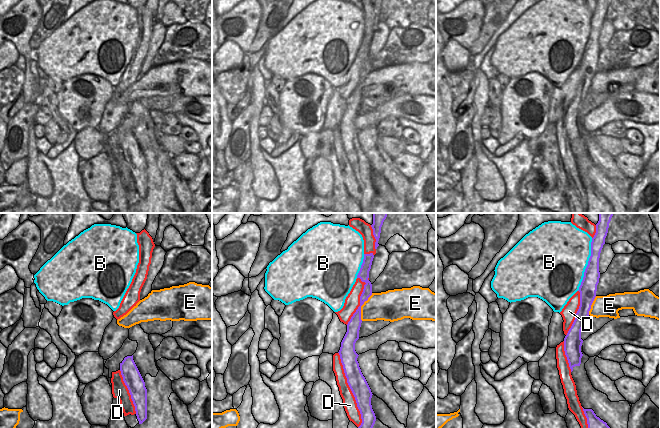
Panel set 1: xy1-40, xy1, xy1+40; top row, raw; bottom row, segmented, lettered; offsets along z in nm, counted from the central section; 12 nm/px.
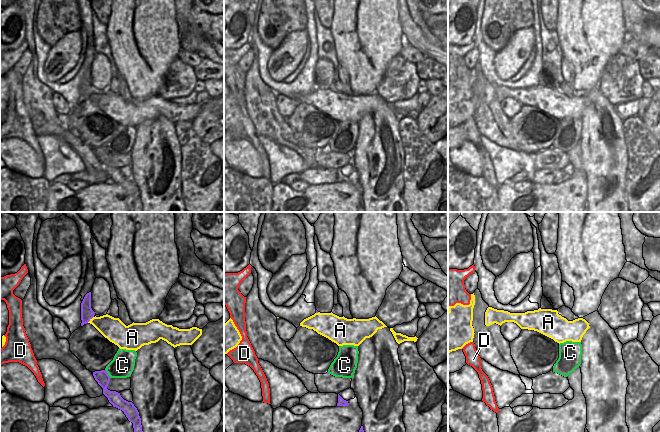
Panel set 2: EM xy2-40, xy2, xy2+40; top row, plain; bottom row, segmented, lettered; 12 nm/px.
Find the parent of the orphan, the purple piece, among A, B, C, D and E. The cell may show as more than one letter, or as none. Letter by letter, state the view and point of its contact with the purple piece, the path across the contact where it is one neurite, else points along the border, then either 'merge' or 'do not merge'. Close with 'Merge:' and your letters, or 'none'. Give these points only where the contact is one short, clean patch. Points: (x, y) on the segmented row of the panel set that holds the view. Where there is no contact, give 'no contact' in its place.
A: contact xy2-40 (90, 318); border xy2-40 (93, 316), (87, 322); do not merge
B: contact xy1+40 (588, 264); do not merge
C: contact xy2-40 (107, 373); border xy2-40 (105, 369), (110, 377); do not merge
D: contact xy1 (351, 390); do not merge
E: contact xy1 (360, 307); border xy1 (372, 293), (361, 306), (361, 320); do not merge
Merge: none

